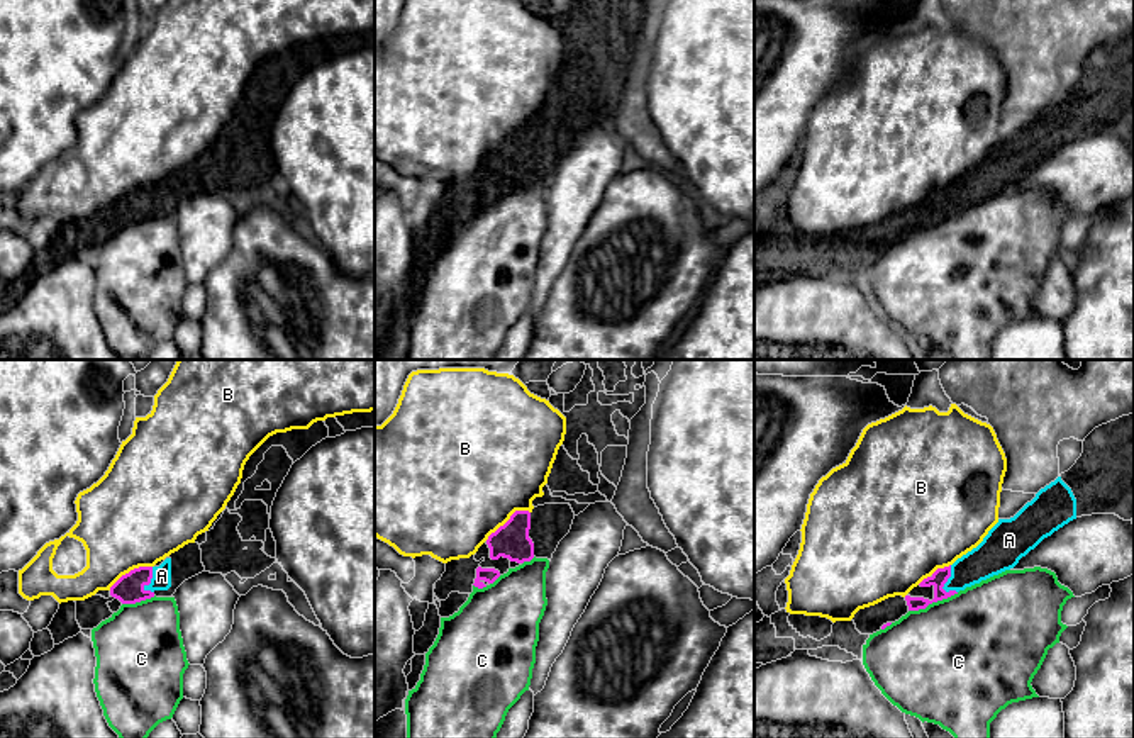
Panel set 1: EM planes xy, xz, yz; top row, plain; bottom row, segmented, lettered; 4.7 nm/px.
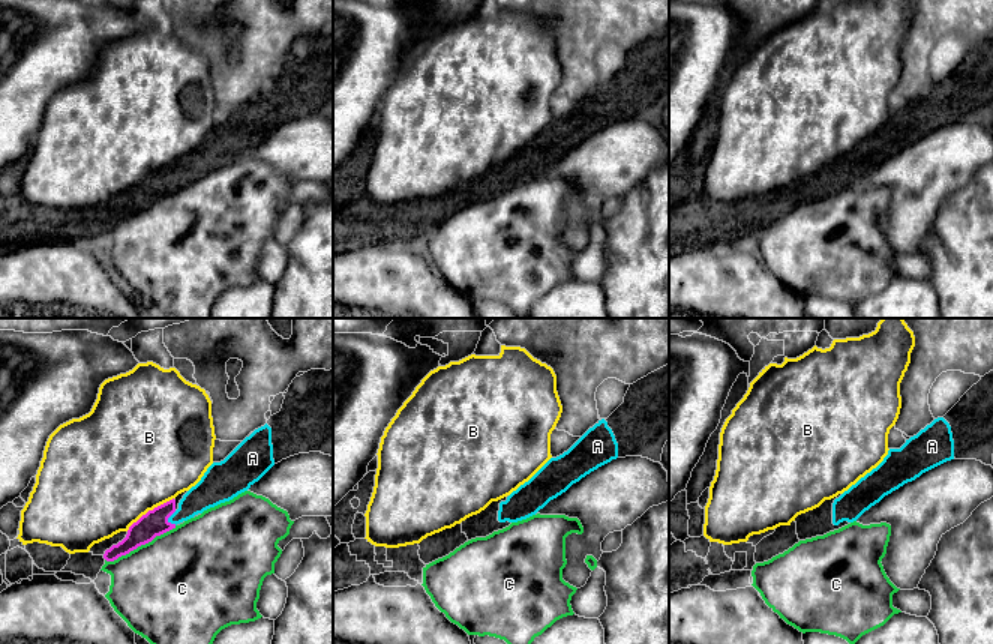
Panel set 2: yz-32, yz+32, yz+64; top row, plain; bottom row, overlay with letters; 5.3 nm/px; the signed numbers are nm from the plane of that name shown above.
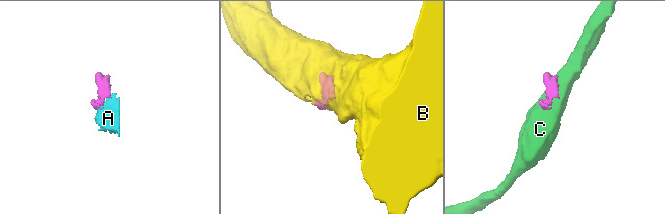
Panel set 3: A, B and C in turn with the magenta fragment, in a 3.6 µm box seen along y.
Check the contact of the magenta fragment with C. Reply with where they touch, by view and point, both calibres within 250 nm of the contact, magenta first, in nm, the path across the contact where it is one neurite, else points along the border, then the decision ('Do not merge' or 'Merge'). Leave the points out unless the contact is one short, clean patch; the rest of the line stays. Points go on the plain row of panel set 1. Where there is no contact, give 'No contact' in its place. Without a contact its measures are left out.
Touches magenta at yz (933, 221). Thickness 80 nm (magenta) against 480 nm. Do not merge

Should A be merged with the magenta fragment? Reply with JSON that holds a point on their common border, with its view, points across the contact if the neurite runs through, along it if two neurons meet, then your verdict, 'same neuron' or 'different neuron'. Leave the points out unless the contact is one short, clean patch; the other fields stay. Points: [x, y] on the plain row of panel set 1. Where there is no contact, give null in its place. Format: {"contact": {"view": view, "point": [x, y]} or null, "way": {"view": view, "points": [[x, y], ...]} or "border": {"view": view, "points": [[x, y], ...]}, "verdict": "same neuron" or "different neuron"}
{"contact": {"view": "yz", "point": [948, 197]}, "way": {"view": "yz", "points": [[939, 197], [948, 197], [956, 197], [994, 175]]}, "verdict": "same neuron"}

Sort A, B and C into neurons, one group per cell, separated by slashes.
A / B / C

